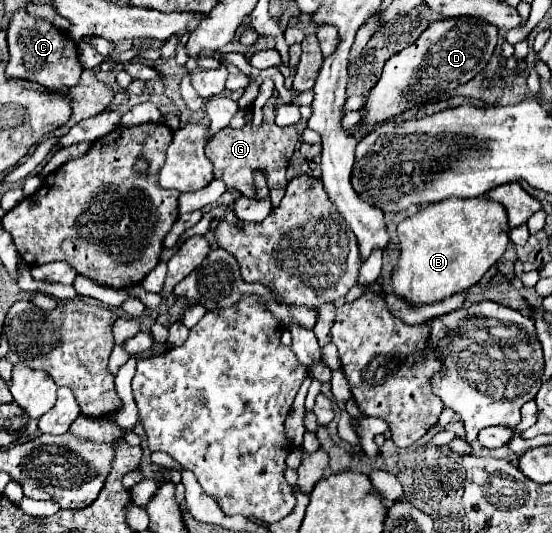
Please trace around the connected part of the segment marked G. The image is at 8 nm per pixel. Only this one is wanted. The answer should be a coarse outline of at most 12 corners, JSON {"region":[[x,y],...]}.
{"region":[[276,99],[258,129],[220,129],[206,145],[214,179],[254,197],[264,169],[272,209],[286,187],[298,141],[274,123]]}

